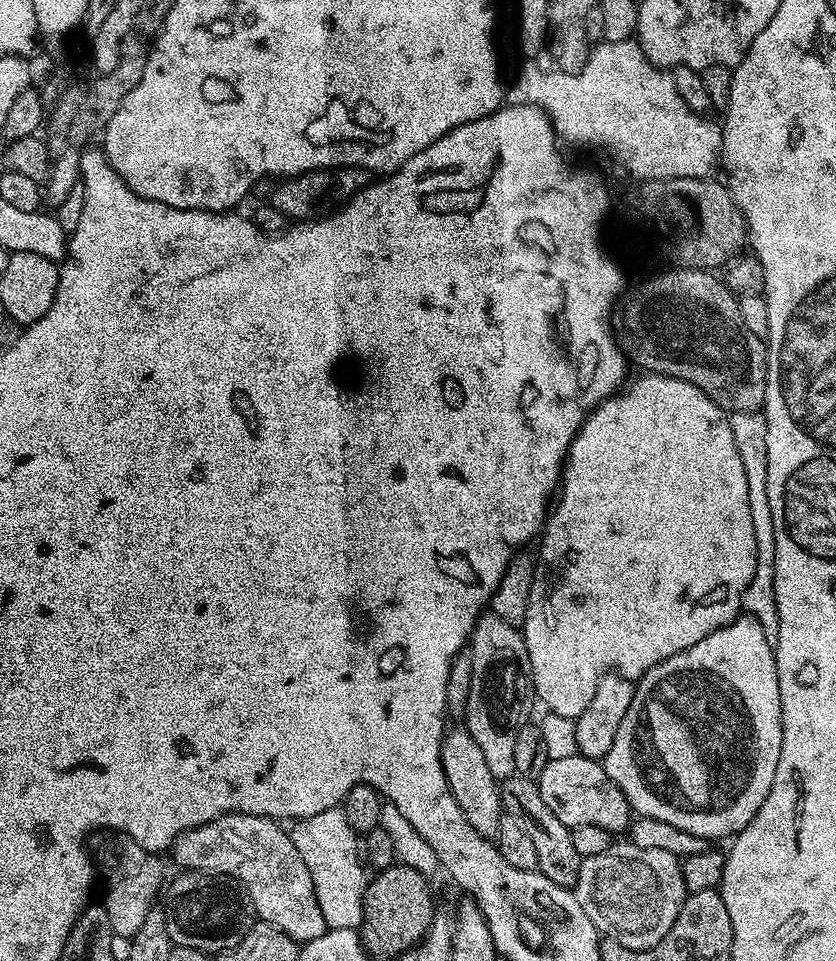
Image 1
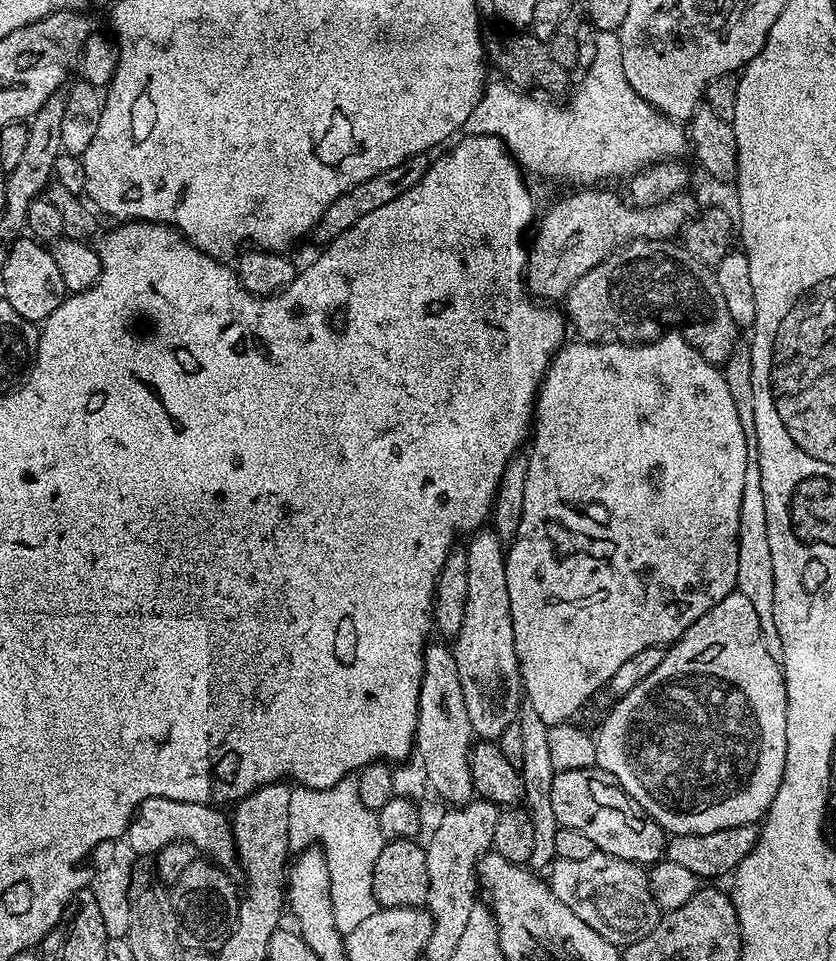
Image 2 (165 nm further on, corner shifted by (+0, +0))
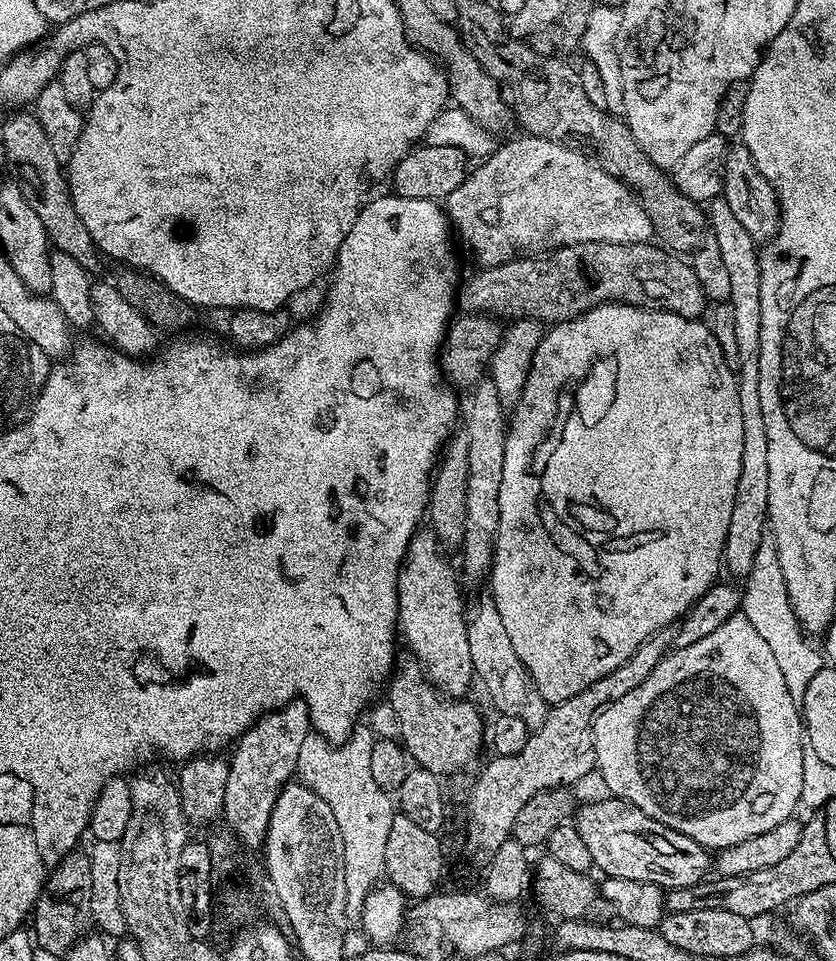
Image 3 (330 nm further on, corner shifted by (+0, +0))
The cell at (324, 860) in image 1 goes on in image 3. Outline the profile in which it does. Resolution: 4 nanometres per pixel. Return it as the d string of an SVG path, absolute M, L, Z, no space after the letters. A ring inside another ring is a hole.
M357 726L347 740L331 744L325 736L313 730L302 741L298 750L296 776L305 784L338 818L338 826L344 839L344 865L346 866L346 898L349 913L356 914L363 909L364 899L373 888L381 883L386 858L386 838L390 838L390 822L394 815L394 800L389 793L374 782L370 771L370 750L374 737L372 729Z

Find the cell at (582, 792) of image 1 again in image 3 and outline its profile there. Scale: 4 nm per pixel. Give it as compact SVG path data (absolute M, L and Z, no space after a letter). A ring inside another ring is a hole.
M609 798L593 804L581 803L578 808L576 817L574 817L576 829L586 841L586 847L590 849L593 865L597 869L601 868L605 877L630 878L639 884L656 884L667 890L682 886L694 886L709 875L709 849L703 848L698 842L694 842L694 838L686 838L686 834L678 834L678 830L670 830L660 820L650 818L650 814L642 814L642 810L626 803L625 800Z

